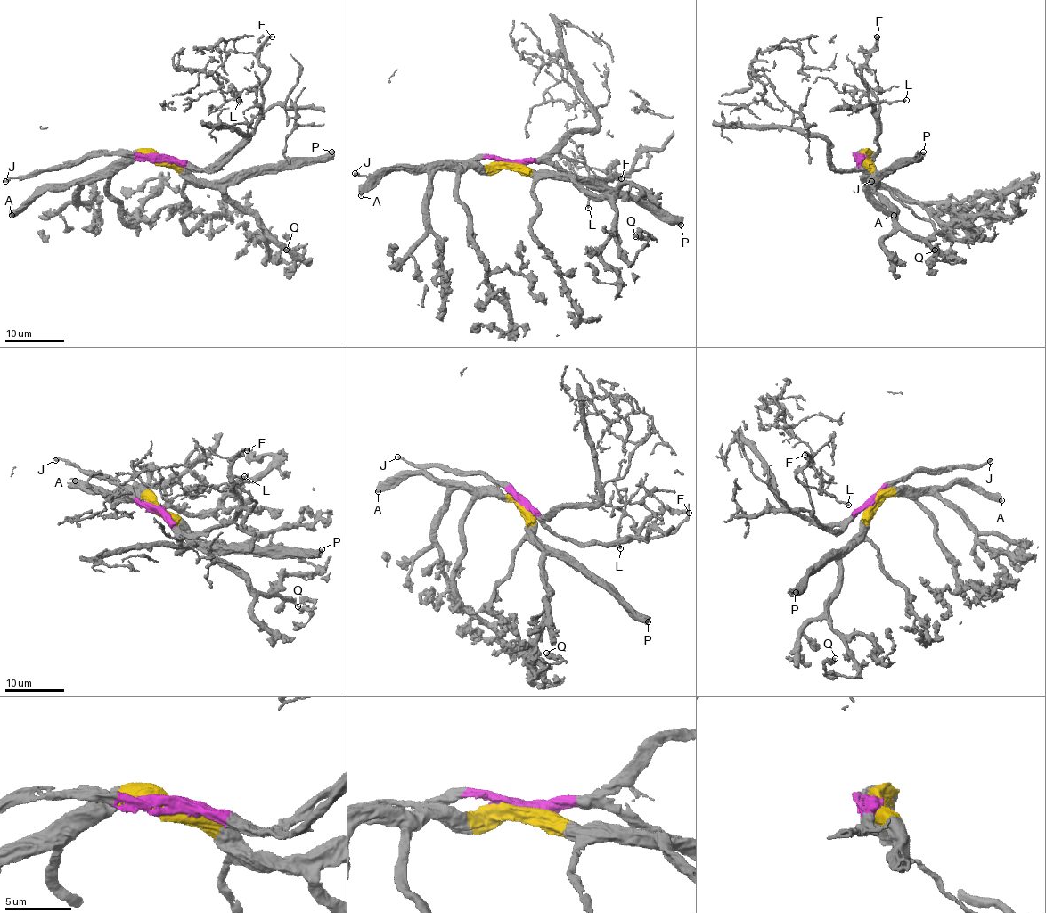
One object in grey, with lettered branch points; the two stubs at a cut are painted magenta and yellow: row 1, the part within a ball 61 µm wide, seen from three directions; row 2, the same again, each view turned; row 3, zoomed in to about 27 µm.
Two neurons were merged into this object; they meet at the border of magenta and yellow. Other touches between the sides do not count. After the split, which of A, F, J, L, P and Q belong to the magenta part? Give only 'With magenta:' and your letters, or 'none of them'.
With magenta: F, J, L

